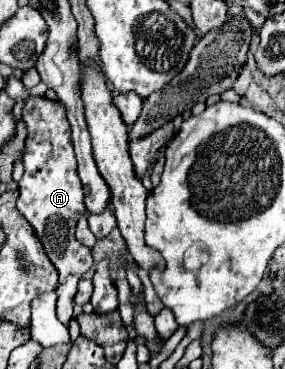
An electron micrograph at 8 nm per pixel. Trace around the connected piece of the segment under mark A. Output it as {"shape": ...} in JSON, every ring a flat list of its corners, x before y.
{"shape":[[29,97,23,107,23,121,27,123,29,135,23,153,25,173,19,181,19,213,33,225,39,241,45,247,47,257,59,271,57,285,57,317,63,325,69,325,73,317,73,297,77,283,91,269,91,249,75,239,75,223,85,213,83,185,77,175,75,151,71,145,71,127,61,103,49,101,47,97]]}

